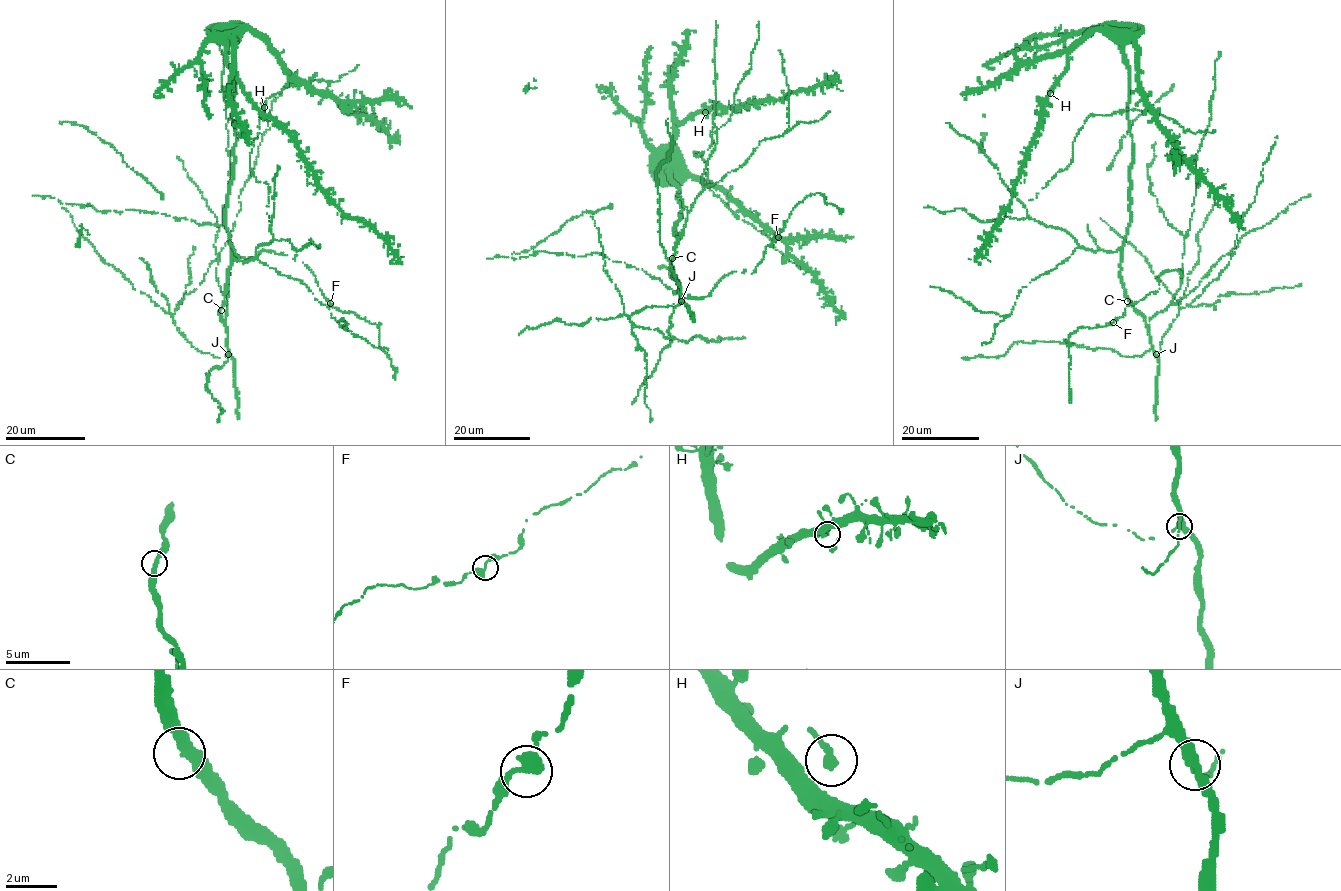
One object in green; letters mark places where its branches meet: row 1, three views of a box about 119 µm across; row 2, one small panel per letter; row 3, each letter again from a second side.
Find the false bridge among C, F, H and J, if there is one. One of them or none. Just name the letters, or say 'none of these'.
none of these

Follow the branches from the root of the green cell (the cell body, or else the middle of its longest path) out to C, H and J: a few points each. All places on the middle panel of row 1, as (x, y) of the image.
C: (679, 234), (680, 238), (678, 238), (672, 258)
H: (679, 234), (674, 235), (674, 228), (682, 208), (670, 167), (675, 122), (705, 113)
J: (679, 234), (680, 238), (678, 238), (672, 257), (672, 270), (680, 286), (681, 301)

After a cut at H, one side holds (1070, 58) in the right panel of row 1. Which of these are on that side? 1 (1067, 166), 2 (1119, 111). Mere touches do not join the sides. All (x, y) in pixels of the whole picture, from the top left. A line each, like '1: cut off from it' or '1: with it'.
1: cut off from it
2: cut off from it

